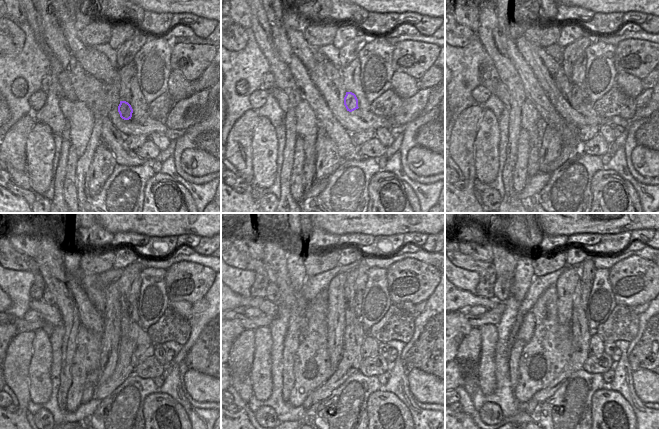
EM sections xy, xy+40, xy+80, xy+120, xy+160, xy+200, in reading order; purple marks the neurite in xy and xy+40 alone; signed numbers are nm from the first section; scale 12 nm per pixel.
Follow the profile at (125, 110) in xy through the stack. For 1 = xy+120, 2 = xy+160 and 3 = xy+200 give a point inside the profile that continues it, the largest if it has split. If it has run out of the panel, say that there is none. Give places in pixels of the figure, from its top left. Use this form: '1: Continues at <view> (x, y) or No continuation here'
1: Continues at xy+120 (132, 311)
2: Continues at xy+160 (360, 293)
3: Continues at xy+200 (582, 291).

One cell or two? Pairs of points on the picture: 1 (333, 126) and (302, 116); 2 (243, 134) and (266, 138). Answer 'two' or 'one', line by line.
1: two
2: two

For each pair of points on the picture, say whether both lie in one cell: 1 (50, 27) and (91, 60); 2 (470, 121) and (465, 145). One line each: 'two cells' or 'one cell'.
1: two cells
2: one cell

